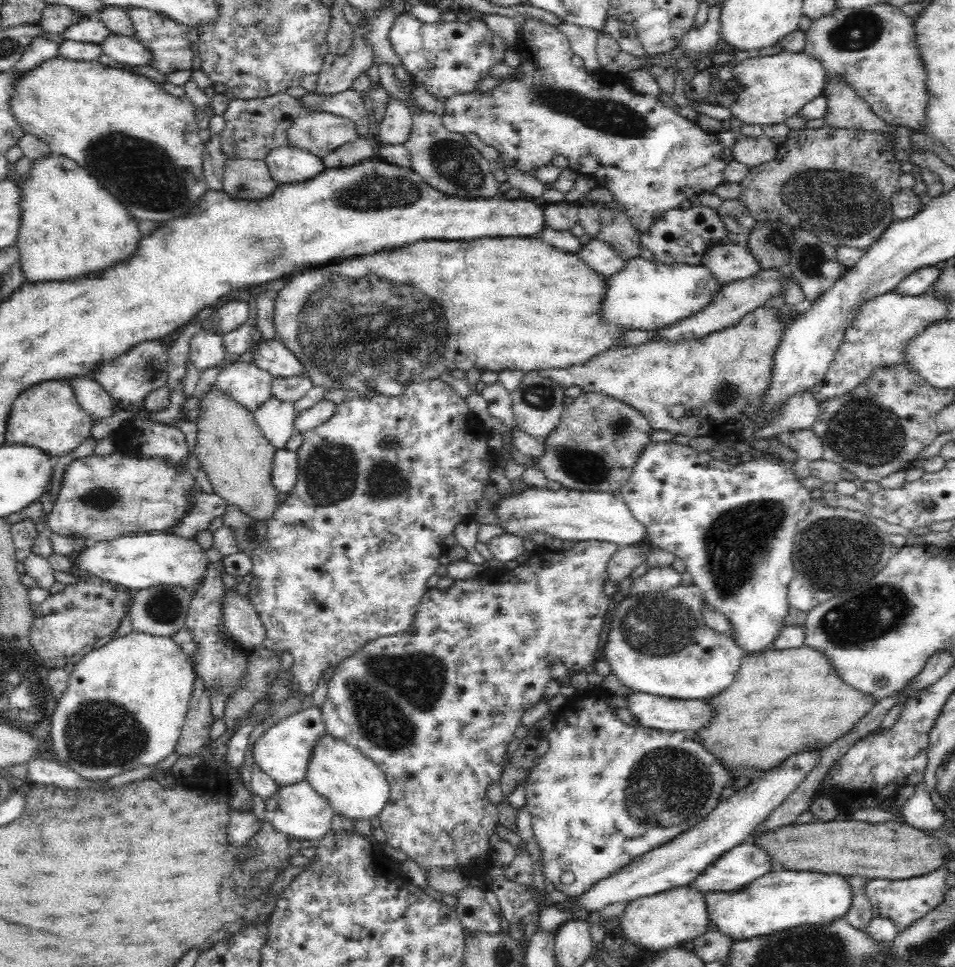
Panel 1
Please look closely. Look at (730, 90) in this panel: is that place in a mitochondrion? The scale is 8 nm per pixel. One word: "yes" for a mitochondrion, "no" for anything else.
no

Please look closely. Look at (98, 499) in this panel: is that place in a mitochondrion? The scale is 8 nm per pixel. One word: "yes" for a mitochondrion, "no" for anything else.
yes

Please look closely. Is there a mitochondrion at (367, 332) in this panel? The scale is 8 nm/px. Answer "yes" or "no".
yes

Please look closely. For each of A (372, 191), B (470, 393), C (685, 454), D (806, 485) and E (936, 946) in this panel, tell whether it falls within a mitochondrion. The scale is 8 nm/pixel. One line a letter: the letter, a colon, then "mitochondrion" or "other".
A: mitochondrion
B: other
C: other
D: other
E: mitochondrion

